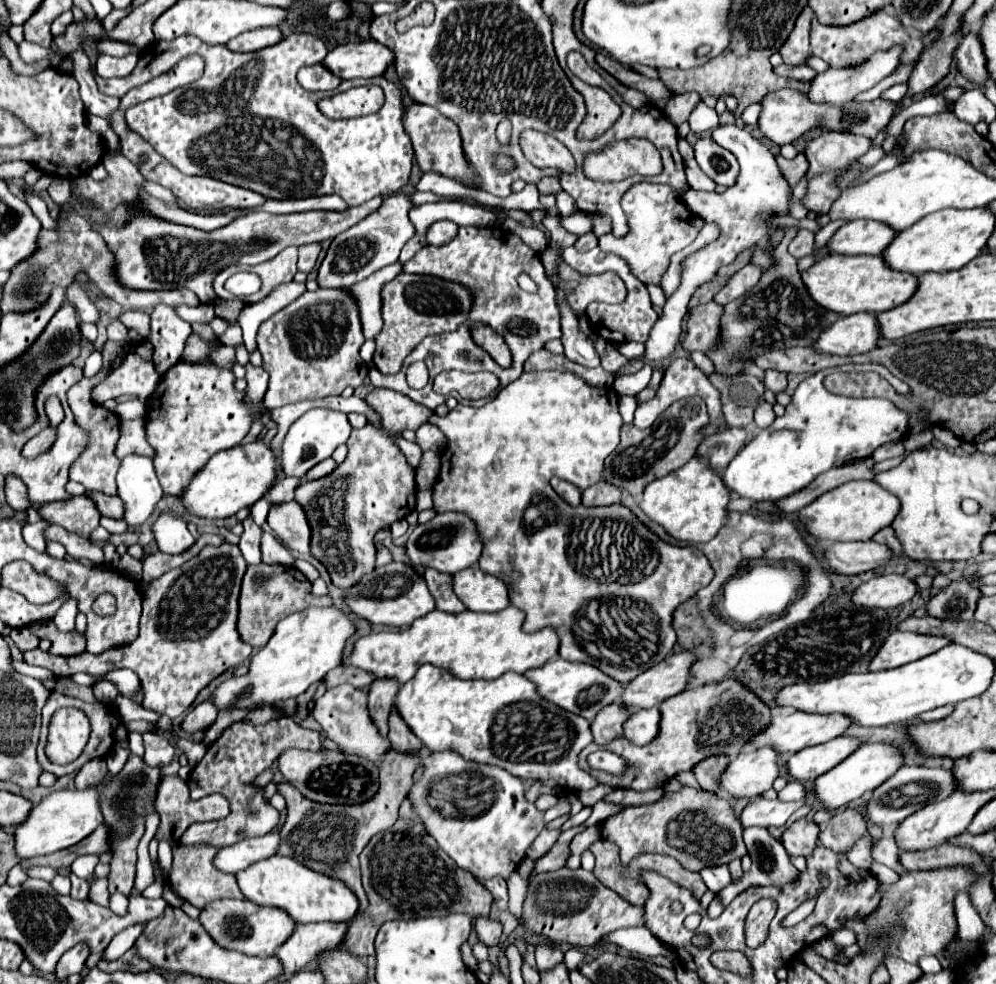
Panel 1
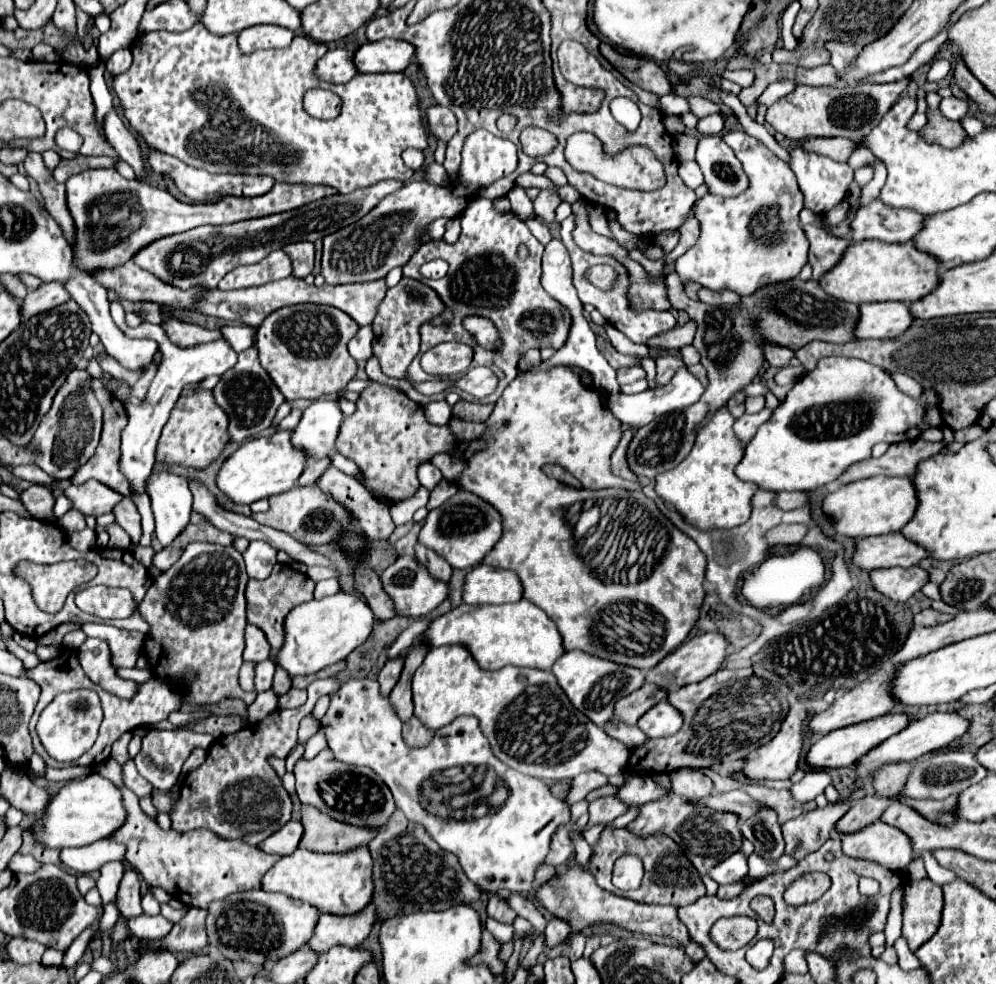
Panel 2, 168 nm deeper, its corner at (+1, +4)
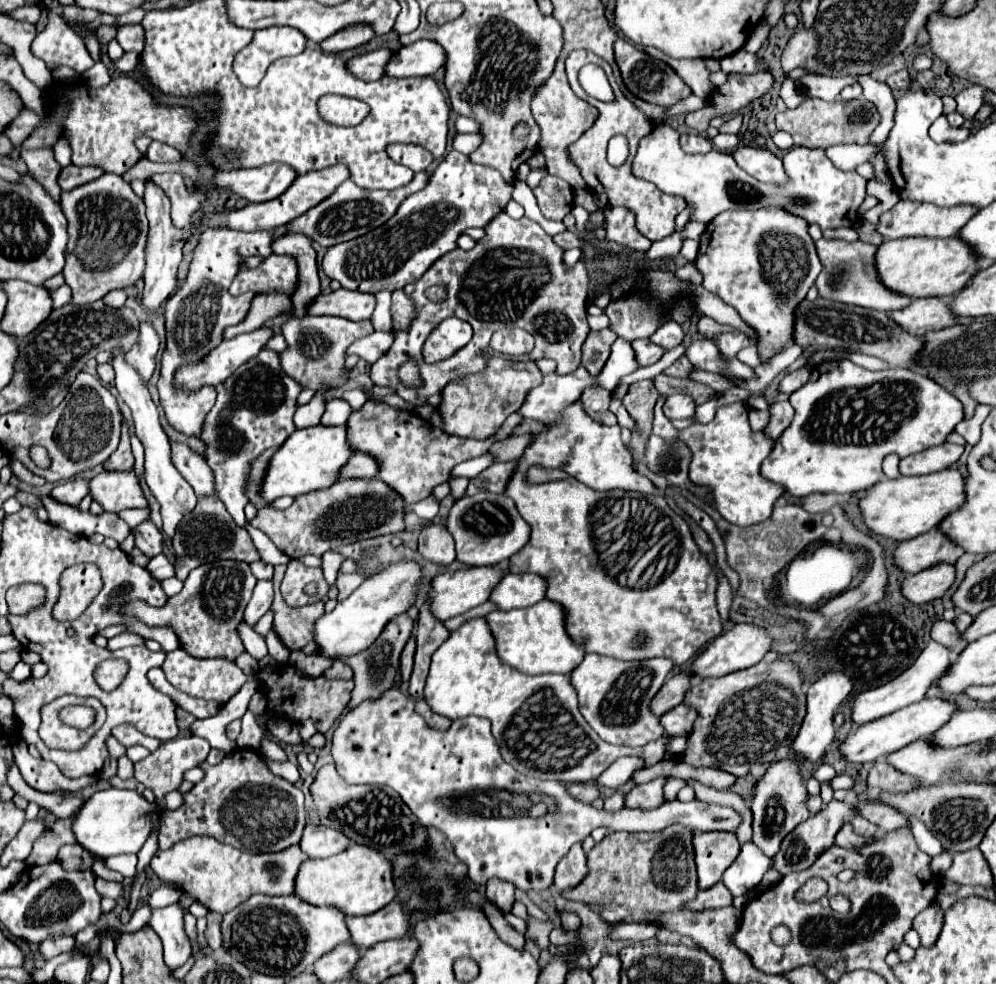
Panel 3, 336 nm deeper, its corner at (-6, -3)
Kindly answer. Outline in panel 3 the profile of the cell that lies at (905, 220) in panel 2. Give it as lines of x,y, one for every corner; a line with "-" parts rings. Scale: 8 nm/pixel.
899,200
897,206
881,216
881,222
877,224
877,230
889,240
889,238
909,238
909,236
927,236
927,238
951,238
957,236
959,230
977,214
979,208
975,206
935,206
927,202
911,202
911,200

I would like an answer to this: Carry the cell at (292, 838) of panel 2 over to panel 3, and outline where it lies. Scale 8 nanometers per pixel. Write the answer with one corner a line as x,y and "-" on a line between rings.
307,824
301,838
301,846
303,852
311,858
327,858
347,850
349,838
343,832
323,824

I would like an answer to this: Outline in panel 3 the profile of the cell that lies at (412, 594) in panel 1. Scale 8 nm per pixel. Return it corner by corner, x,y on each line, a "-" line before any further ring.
475,566
475,568
461,568
457,572
439,574
431,584
431,594
429,594
431,610
435,610
435,616
443,620
465,614
471,608
487,602
495,586
501,582
501,578
503,578
503,572
497,566

